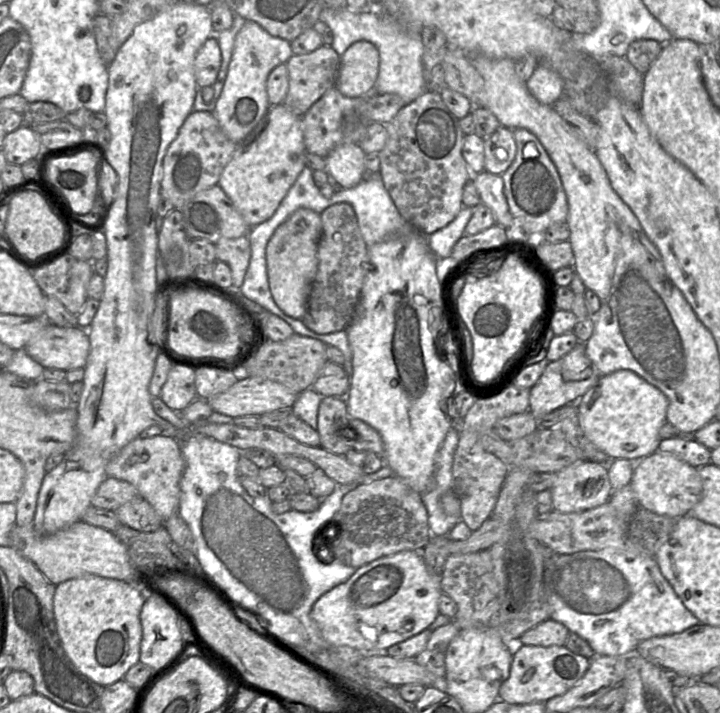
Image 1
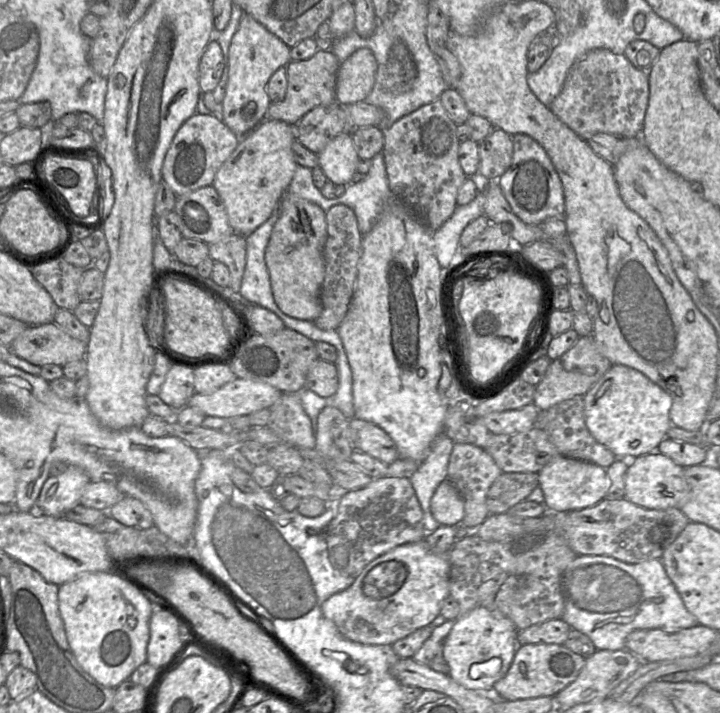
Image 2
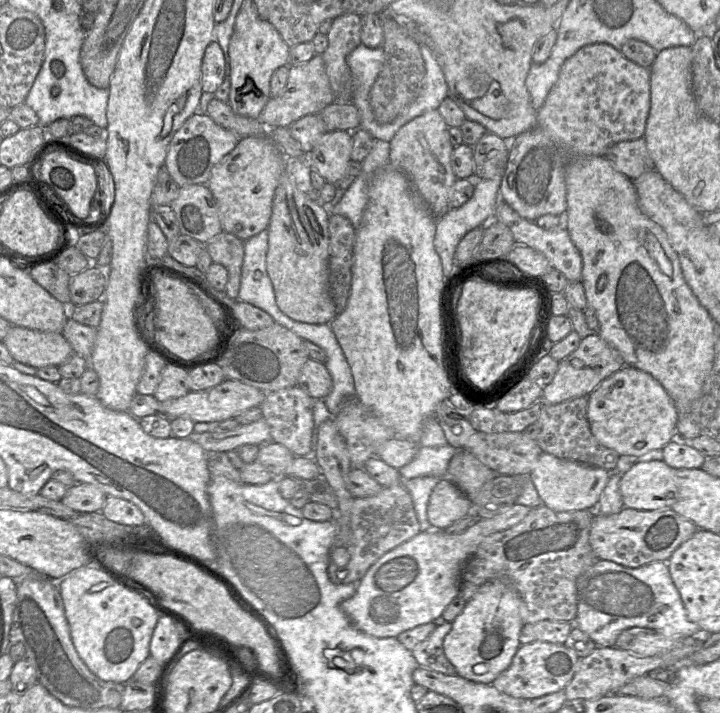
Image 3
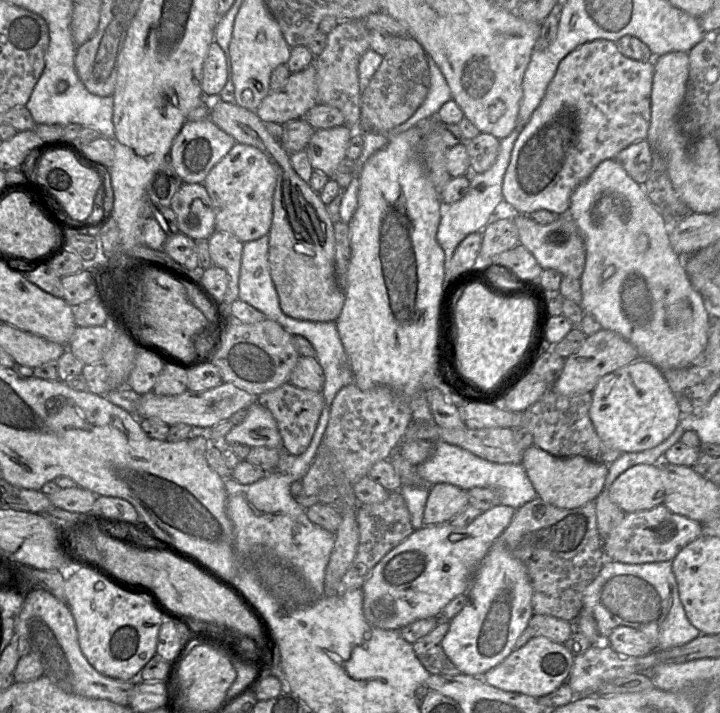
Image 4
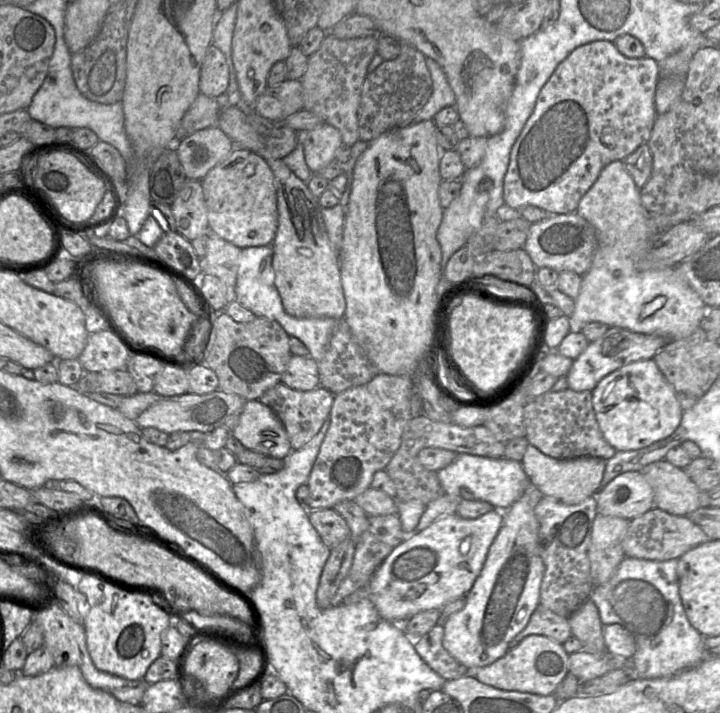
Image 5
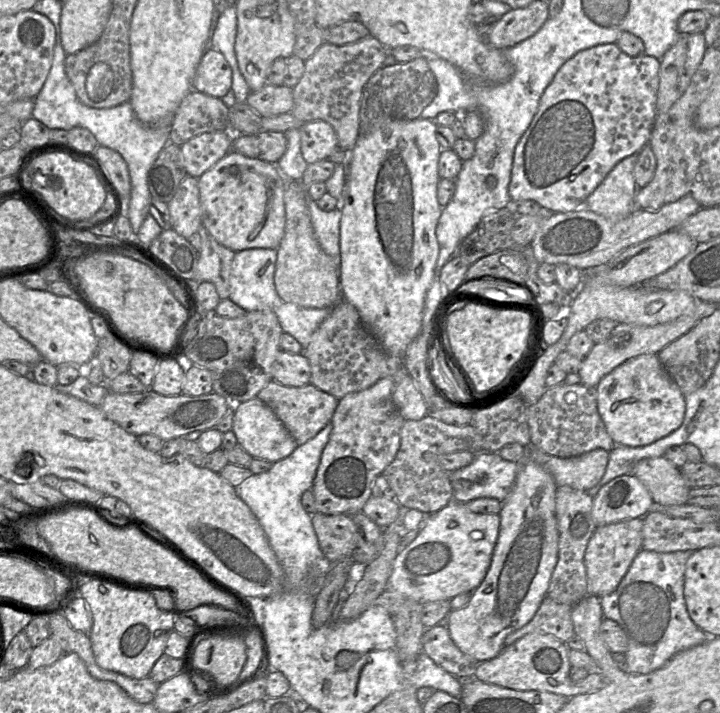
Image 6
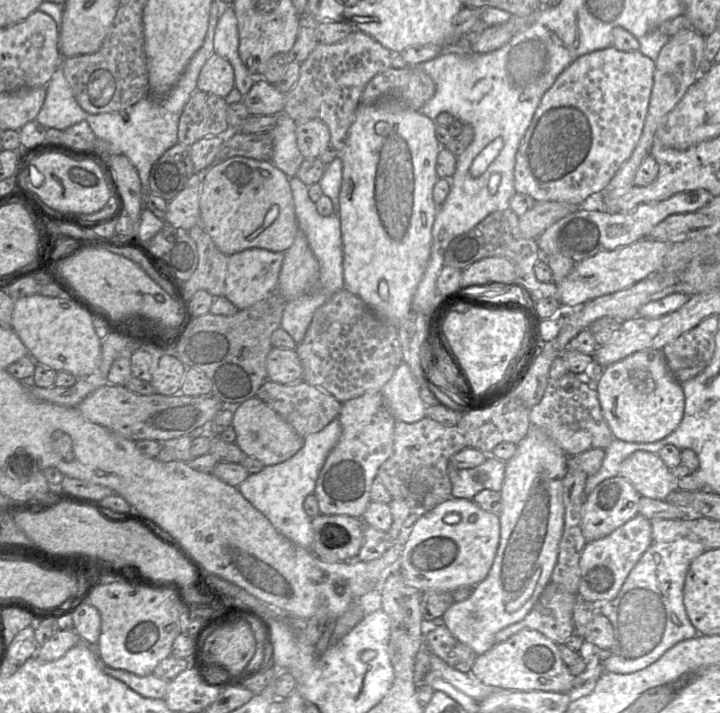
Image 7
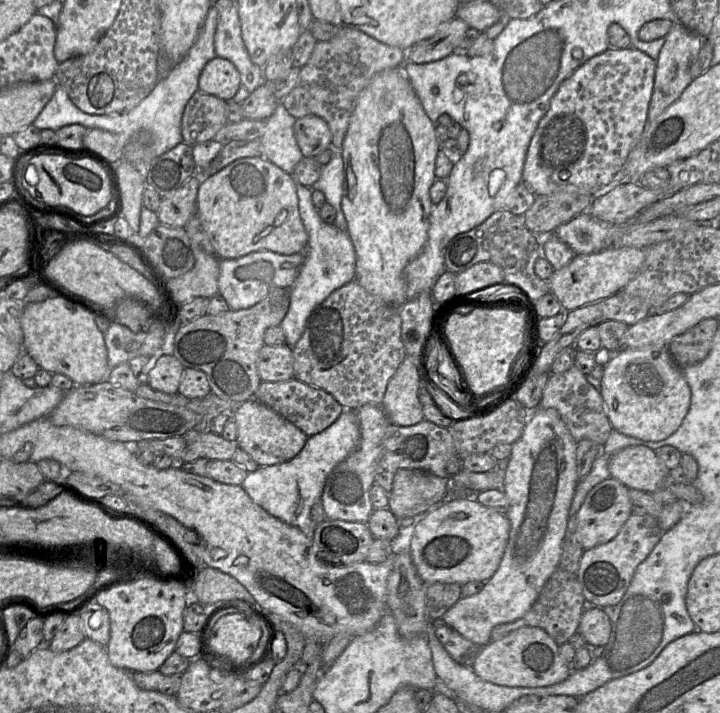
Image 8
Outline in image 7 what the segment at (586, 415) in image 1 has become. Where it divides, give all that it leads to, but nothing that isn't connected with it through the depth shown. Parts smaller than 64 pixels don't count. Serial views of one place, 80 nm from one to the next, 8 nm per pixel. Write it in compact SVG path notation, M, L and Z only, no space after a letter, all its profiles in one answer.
M644 350L604 368L595 390L615 439L632 443L653 443L670 435L684 416L682 384L670 372L662 350Z

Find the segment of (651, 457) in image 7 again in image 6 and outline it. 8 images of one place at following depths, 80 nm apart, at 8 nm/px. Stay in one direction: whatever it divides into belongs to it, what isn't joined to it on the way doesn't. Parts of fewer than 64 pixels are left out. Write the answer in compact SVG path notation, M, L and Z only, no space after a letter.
M664 456L640 460L632 474L647 488L654 505L667 507L687 504L691 488L680 468Z

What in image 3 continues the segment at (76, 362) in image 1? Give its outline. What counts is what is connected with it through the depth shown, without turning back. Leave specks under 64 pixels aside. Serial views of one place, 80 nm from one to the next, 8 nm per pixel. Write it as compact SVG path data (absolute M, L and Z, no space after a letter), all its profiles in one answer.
M12 325L2 342L14 361L35 369L58 367L74 354L60 332L43 332Z

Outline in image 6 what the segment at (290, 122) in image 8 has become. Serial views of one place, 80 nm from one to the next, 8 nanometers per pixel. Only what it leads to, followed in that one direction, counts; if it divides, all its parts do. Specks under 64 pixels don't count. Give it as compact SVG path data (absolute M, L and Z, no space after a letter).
M290 129L285 131L284 134L287 139L287 147L276 166L285 179L301 181L308 164L301 152L300 129Z

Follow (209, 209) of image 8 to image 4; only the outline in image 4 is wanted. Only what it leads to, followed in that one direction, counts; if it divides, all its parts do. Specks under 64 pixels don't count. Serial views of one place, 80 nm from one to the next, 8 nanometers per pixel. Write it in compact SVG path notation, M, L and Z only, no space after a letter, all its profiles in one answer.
M235 143L203 182L215 209L216 230L233 234L242 243L268 235L273 217L275 170L258 148Z

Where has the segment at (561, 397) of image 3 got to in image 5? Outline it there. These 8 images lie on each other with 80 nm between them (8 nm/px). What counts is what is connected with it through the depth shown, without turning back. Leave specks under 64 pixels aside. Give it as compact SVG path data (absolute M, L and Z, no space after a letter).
M610 327L603 336L589 342L587 348L575 359L566 375L569 389L592 391L598 382L613 371L640 360L653 359L655 354L669 342L665 336L640 334L619 327Z

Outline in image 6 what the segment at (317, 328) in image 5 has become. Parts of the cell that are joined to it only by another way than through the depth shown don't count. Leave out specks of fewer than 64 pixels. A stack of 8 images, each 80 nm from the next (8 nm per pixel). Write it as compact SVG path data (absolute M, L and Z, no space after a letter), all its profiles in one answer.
M279 302L278 320L283 332L293 336L305 349L315 330L329 316L332 307L303 308L292 303Z

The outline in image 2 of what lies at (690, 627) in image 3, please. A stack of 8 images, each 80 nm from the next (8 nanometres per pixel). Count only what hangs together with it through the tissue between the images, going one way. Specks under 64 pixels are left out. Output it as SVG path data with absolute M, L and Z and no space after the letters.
M579 555L563 572L561 589L564 598L561 619L572 629L587 635L597 650L625 649L626 637L635 630L660 629L666 633L675 633L699 624L698 619L684 606L660 559L628 564L610 556Z

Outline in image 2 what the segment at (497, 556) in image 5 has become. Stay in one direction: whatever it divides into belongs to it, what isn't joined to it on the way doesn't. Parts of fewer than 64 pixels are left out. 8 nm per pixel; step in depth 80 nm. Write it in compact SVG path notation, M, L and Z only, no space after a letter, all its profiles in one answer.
M479 607L461 615L444 644L449 676L467 689L494 691L494 684L506 675L518 650L517 635L513 621L499 611Z

